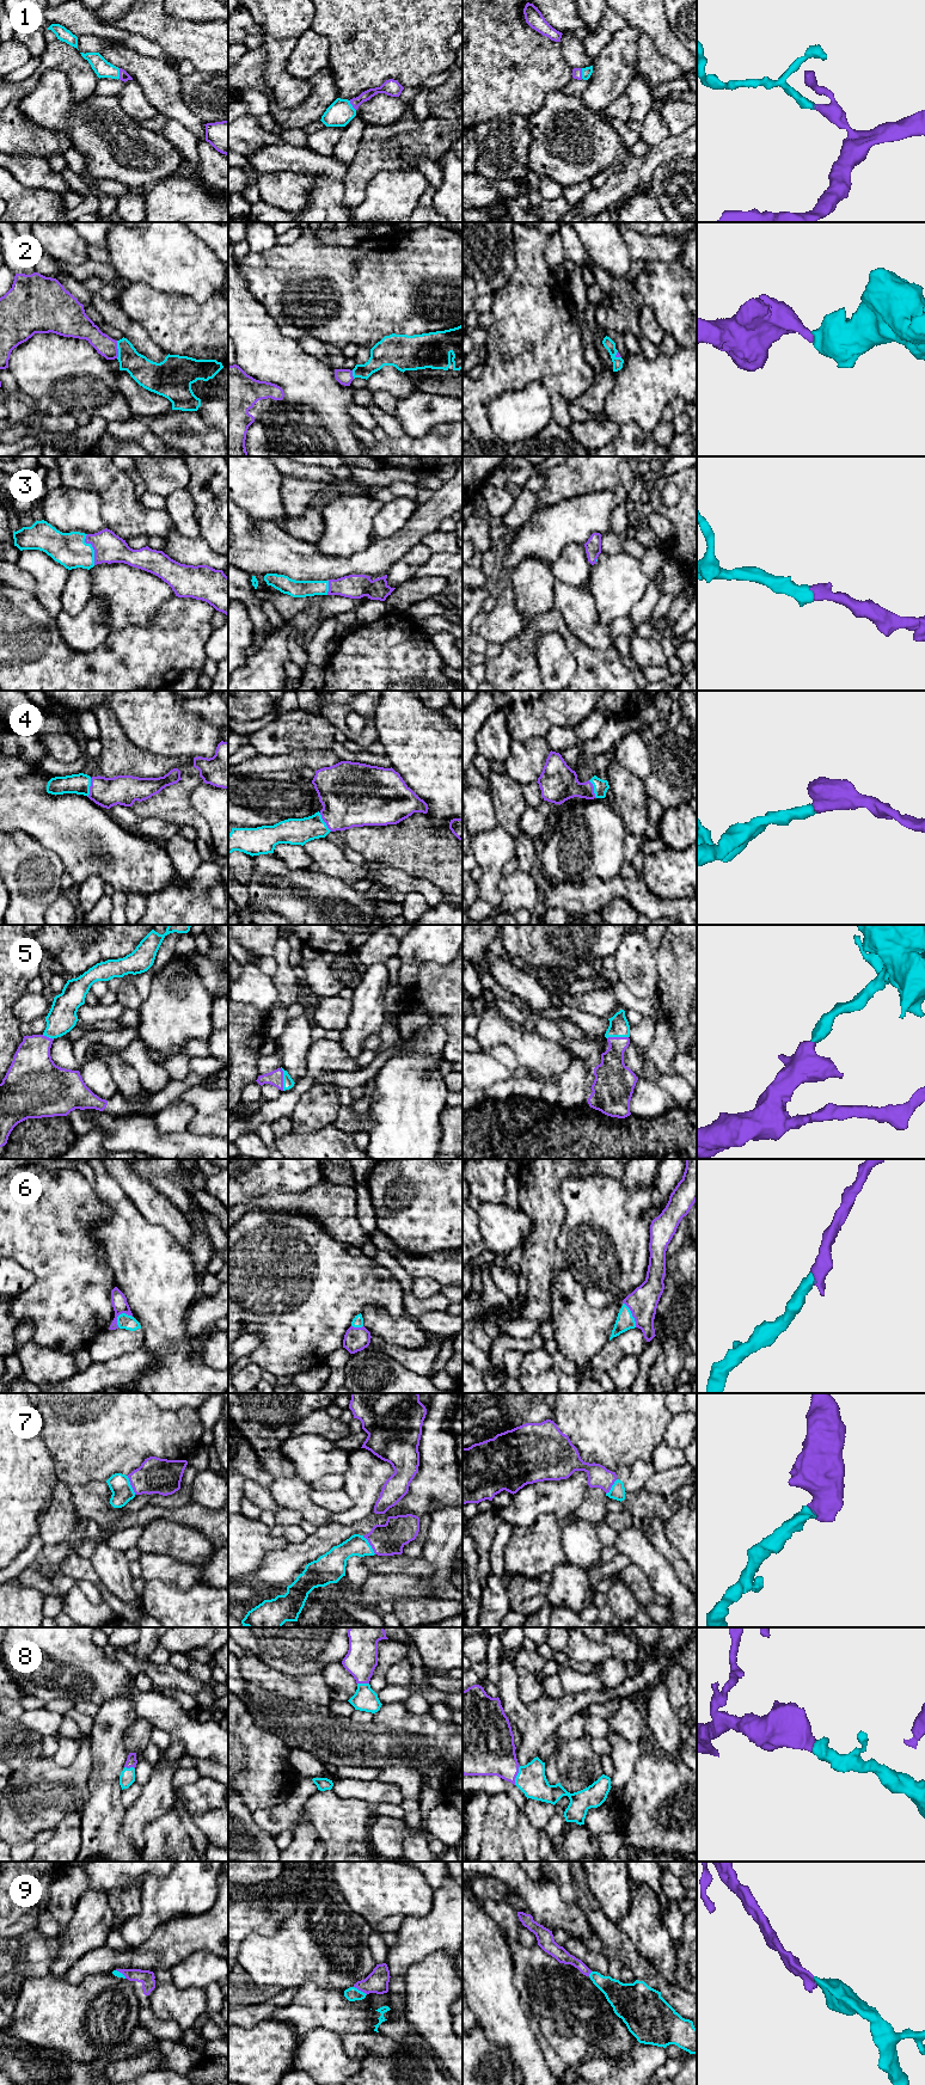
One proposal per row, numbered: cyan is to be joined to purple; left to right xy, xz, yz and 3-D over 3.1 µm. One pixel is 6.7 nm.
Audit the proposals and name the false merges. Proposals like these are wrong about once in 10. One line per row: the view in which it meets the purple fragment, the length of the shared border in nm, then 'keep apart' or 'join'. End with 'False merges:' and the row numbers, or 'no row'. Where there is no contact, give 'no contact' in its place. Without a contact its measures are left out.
1: meets purple in xy; contact 70 nm long; join
2: meets purple in xy; contact 120 nm long; join
3: meets purple in xy; contact 220 nm long; join
4: meets purple in xy; contact 130 nm long; join
5: meets purple in xz; contact 160 nm long; join
6: meets purple in xy; contact 130 nm long; join
7: meets purple in xz; contact 160 nm long; join
8: meets purple in yz; contact 130 nm long; join
9: meets purple in xz; contact 110 nm long; join
False merges: no row

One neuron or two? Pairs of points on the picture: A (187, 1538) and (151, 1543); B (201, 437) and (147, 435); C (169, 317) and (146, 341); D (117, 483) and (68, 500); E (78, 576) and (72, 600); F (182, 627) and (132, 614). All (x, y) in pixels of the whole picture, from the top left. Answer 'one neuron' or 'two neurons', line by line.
A: one neuron
B: two neurons
C: two neurons
D: two neurons
E: one neuron
F: two neurons

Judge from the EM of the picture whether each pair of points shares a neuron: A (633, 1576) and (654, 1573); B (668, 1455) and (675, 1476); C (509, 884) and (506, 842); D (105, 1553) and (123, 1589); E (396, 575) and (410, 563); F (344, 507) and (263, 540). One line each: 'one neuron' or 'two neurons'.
A: two neurons
B: two neurons
C: two neurons
D: one neuron
E: one neuron
F: two neurons

